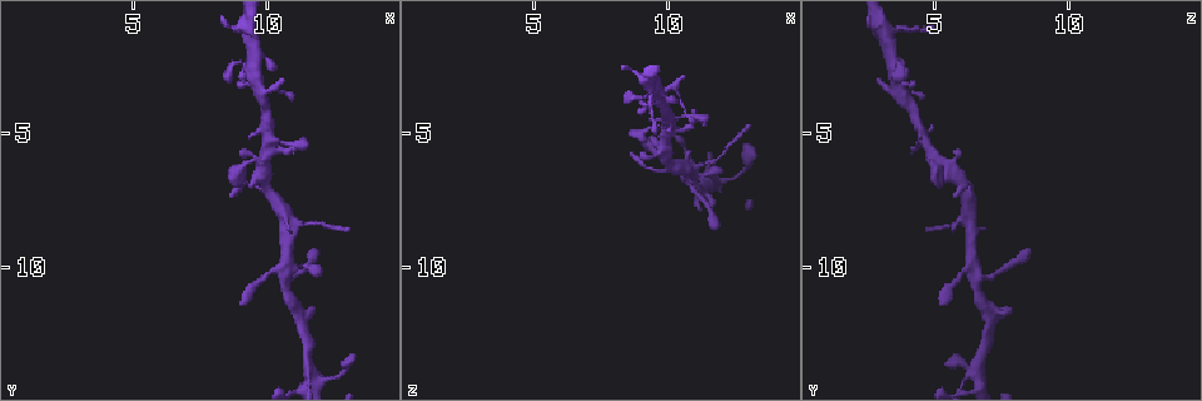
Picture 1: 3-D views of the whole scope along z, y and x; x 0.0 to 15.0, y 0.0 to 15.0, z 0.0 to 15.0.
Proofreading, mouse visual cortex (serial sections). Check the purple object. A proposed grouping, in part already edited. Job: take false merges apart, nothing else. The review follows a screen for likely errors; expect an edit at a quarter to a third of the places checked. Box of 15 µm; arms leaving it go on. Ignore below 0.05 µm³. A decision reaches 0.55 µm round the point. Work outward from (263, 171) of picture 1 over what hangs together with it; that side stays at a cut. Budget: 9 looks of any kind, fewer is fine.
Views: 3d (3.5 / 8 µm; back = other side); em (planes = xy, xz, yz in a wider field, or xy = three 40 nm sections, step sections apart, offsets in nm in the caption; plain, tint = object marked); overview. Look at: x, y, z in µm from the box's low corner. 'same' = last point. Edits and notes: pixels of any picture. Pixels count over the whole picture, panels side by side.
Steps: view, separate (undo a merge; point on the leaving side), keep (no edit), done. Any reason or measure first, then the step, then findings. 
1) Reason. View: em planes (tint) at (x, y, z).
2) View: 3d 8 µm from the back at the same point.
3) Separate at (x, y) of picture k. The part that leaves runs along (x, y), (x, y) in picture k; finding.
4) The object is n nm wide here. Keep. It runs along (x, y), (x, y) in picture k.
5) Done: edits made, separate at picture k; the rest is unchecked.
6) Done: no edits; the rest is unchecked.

View: 3d 3.5 µm at (10.1, 7.1, 6.2).

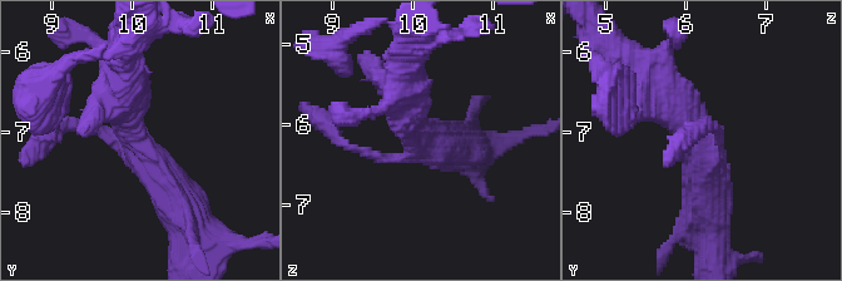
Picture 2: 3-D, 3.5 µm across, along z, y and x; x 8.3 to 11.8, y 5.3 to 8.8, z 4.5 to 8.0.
View: em xy step 5 (tint) at (10.05, 7.15, 6.20).

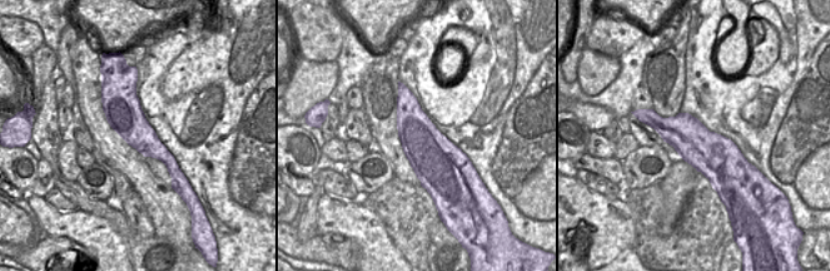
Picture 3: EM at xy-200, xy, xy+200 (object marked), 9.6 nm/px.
View: em planes (tint) at the same point.

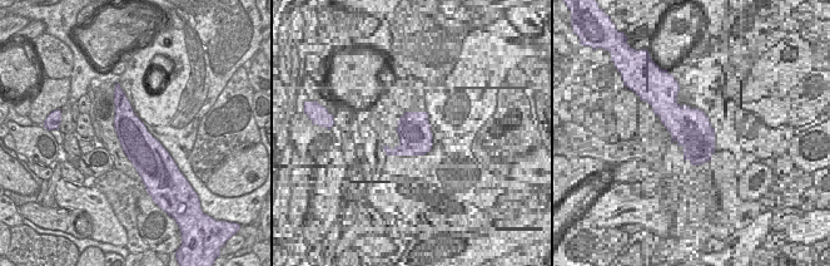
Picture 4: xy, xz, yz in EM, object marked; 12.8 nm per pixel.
Keep. It runs along (645, 84), (709, 158), (709, 212) in picture 2; continuous, no second cell.

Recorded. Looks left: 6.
Arms part here. View: 3d 3.5 µm at (9.4, 1.3, 3.2).

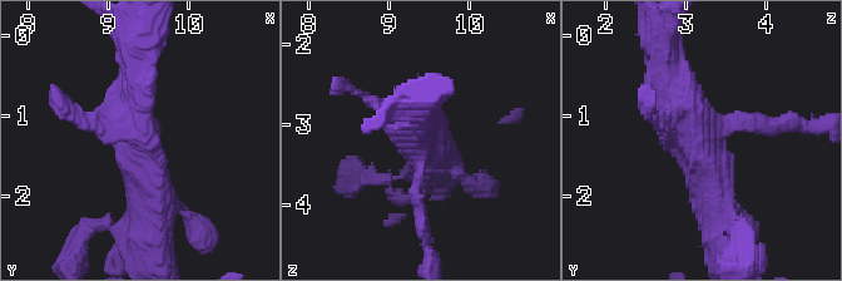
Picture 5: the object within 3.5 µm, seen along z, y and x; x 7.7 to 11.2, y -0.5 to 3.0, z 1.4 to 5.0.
Now the EM. View: em xy step 5 (tint) at (9.35, 1.35, 3.30).

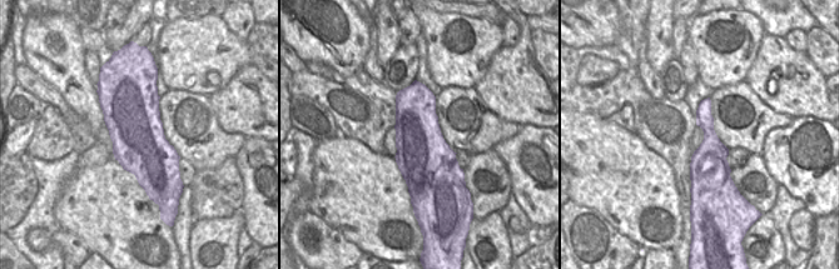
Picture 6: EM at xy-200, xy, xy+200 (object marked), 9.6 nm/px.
Cut it another way. View: em xy step 3 (tint) at the same point.

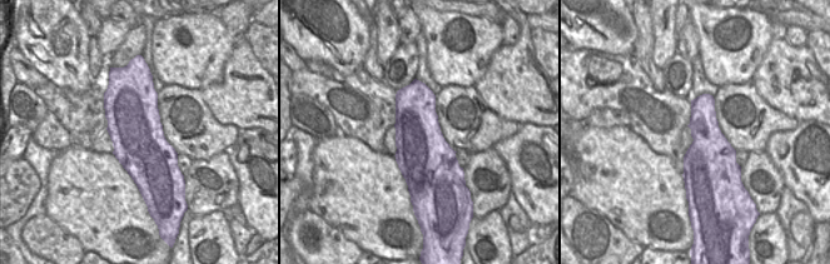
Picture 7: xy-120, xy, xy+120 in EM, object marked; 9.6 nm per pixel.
Keep. It runs along (719, 222), (706, 142), (668, 68) in picture 5; all the same cell.

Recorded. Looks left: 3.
View: 3d 3.5 µm at (10.9, 10.0, 6.5).

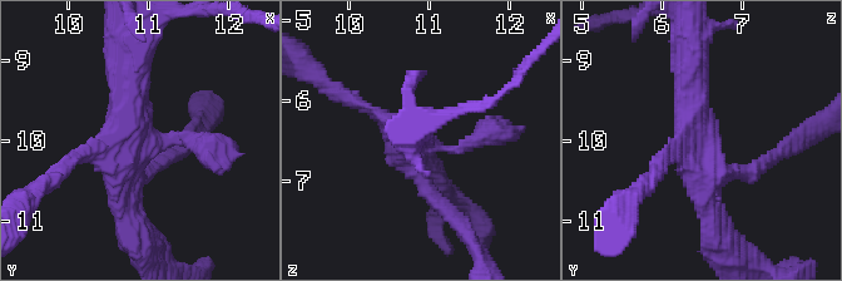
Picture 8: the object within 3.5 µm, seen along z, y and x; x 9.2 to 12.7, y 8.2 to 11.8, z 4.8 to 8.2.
View: em planes (tint) at (10.80, 9.90, 6.45).

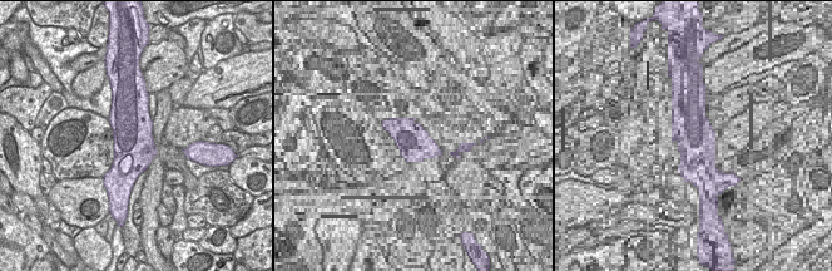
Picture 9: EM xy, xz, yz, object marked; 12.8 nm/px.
Keep. Continuous, no second cell.

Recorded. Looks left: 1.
Done: no edits; the rest is unchecked.

